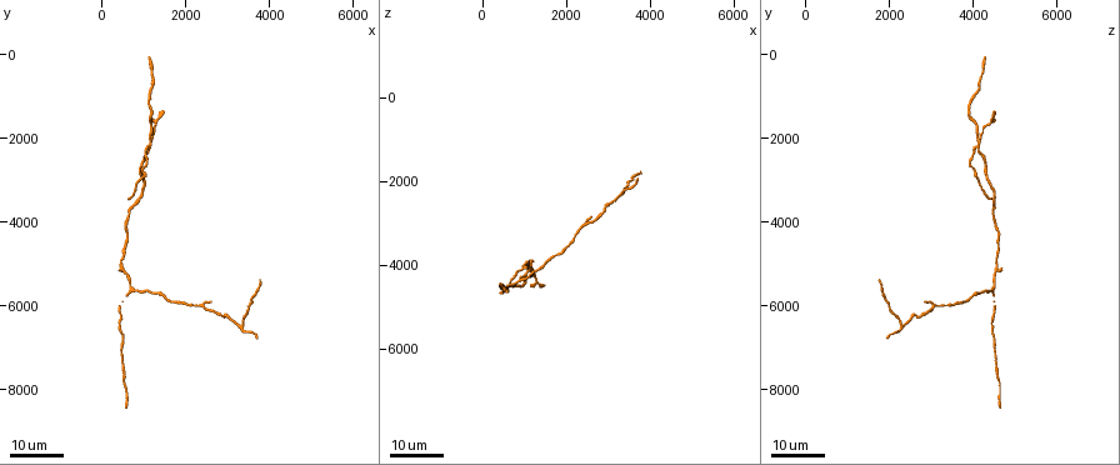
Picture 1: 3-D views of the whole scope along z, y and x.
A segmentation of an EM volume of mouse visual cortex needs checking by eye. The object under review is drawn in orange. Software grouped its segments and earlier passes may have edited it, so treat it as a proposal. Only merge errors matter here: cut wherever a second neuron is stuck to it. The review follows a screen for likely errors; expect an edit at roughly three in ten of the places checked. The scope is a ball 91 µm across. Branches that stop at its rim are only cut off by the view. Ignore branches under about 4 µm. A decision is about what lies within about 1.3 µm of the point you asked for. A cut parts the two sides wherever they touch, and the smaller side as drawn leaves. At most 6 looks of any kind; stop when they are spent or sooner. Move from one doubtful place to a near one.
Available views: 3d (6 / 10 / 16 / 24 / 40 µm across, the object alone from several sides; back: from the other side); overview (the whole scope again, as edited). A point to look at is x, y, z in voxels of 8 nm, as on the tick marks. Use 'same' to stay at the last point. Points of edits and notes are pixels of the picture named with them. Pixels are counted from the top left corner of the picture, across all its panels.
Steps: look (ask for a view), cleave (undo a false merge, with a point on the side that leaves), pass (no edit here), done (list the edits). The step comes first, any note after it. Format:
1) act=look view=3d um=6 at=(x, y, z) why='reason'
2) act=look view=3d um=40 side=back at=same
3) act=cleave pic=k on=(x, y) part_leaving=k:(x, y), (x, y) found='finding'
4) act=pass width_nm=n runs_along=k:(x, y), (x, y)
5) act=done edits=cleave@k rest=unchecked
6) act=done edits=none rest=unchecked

act=look view=3d um=24 at=(3350, 6550, 2300) why='arms part here'

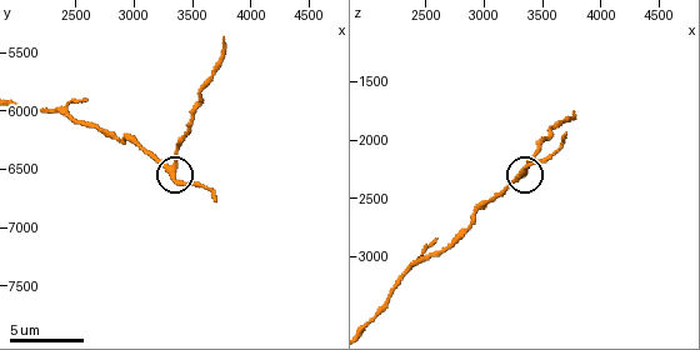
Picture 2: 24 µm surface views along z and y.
act=look view=3d um=6 at=(3340, 6500, 2280)

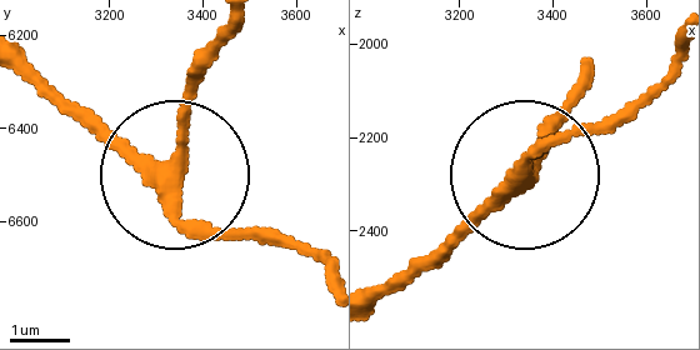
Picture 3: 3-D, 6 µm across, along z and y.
act=pass runs_along=3:(20, 59), (154, 159), (199, 219), (269, 244) found='one neuron here'

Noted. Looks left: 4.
act=look view=3d um=24 at=(750, 5650, 4450) why='arms part here'

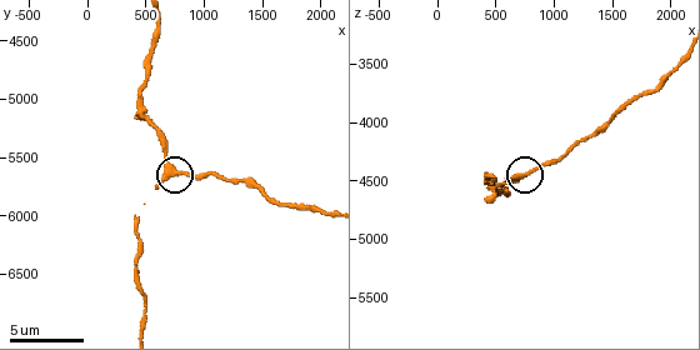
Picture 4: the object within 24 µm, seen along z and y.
act=look view=3d um=10 at=(700, 5640, 4460)

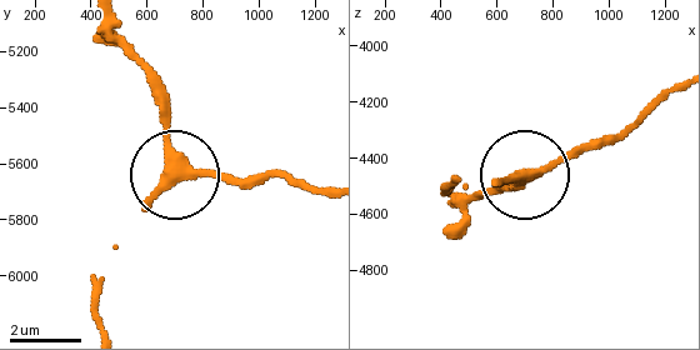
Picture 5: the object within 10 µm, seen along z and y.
act=pass found='one neuron here'

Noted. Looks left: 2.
act=look view=3d um=10 at=(480, 5120, 4580) why='three arms meet'

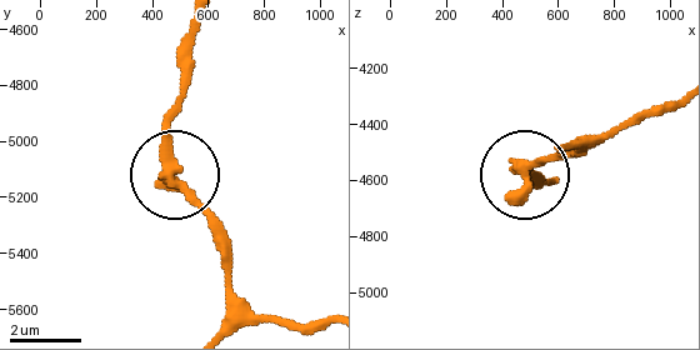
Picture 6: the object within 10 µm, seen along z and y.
act=pass width_nm=280 runs_along=6:(169, 175), (175, 148), (165, 121), (184, 70) found='one neuron here'

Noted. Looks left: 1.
act=done edits=none rest=unchecked

